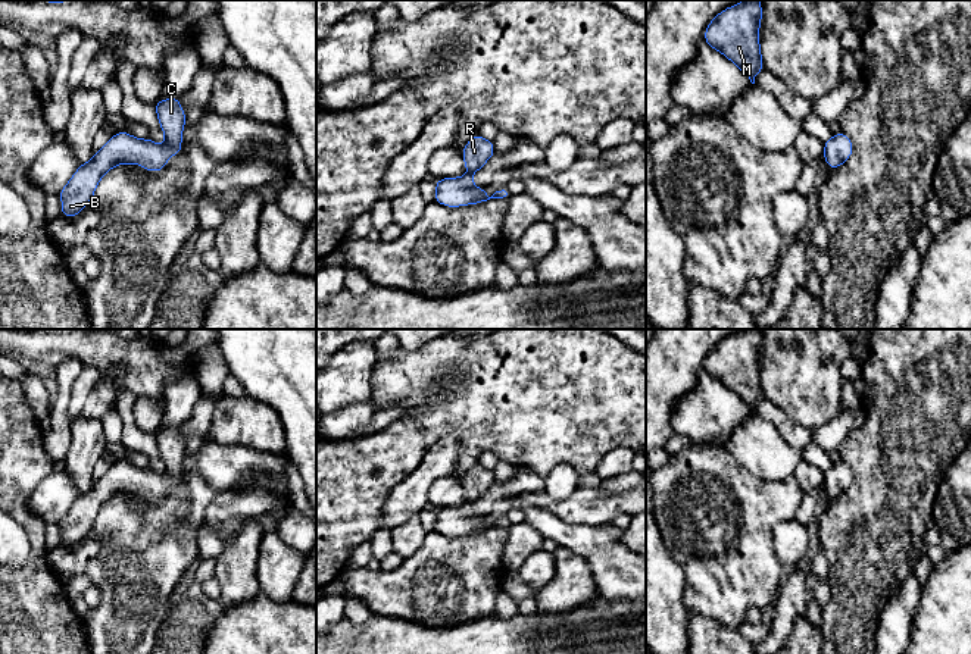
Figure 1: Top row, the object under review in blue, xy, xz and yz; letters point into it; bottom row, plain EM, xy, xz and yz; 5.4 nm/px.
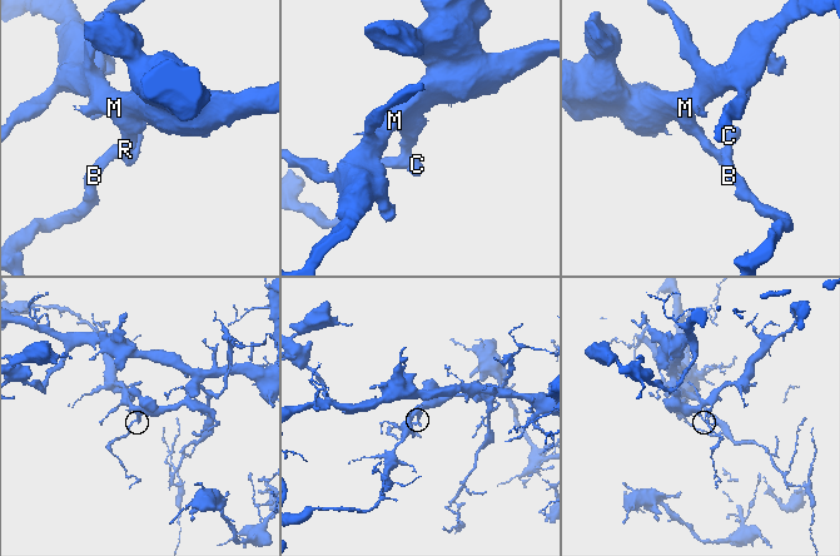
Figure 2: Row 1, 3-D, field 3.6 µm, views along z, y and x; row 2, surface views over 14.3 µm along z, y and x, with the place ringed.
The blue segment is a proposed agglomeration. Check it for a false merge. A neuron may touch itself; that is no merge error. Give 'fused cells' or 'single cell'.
single cell

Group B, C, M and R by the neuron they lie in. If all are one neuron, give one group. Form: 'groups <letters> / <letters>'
groups B C M R

